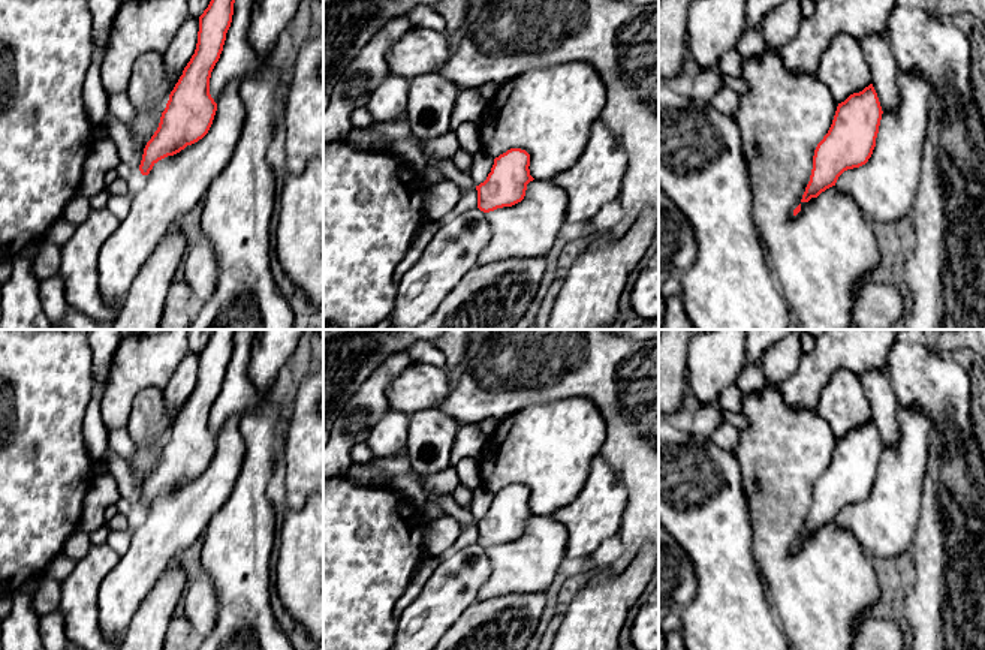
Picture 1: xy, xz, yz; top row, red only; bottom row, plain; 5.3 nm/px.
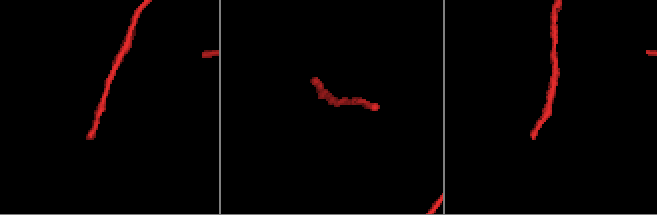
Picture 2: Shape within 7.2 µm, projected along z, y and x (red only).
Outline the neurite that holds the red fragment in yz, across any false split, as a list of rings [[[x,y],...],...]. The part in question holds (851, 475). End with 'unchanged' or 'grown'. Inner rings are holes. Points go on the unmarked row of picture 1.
[[[900,404],[898,428],[900,440],[895,446],[882,446],[873,419],[838,439],[828,469],[814,485],[810,517],[801,538],[808,538],[834,521],[859,542],[870,559],[897,559],[913,548],[924,476],[930,469],[928,416],[916,406]]]; grown

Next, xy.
[[[213,329],[199,352],[195,389],[144,484],[139,506],[147,518],[132,532],[130,547],[100,584],[99,622],[115,644],[168,566],[204,535],[240,476],[246,443],[238,418],[229,418],[217,437],[210,430],[211,407],[223,386],[235,332]]]; grown

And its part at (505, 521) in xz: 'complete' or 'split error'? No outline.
split error

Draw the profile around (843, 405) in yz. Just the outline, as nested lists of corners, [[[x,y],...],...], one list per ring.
[[[837,370],[820,392],[817,413],[828,422],[837,439],[868,422],[870,403],[858,374]]]

